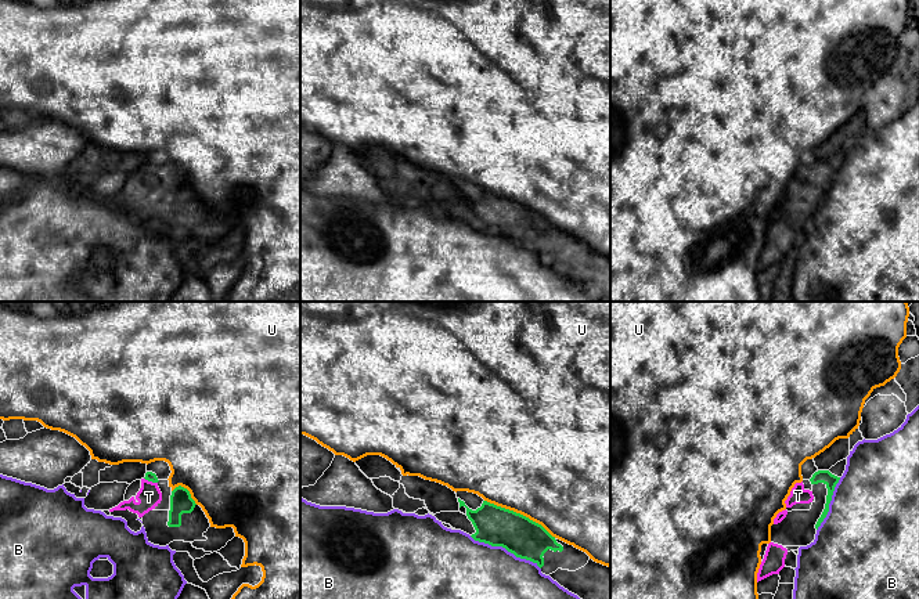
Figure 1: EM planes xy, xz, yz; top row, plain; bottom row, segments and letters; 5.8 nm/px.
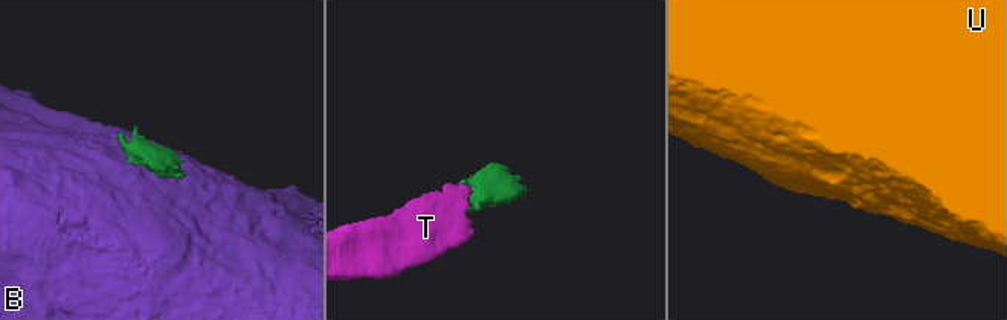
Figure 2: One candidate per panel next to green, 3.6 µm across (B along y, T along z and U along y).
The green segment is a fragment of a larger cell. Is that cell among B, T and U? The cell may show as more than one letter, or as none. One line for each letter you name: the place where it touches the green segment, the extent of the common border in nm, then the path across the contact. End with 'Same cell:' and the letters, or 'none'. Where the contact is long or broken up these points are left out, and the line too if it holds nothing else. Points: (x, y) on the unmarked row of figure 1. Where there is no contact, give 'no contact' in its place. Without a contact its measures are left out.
T: xy (151, 170) | 90 nm | across xy (150, 166), (151, 170), (148, 187)
Same cell: T

